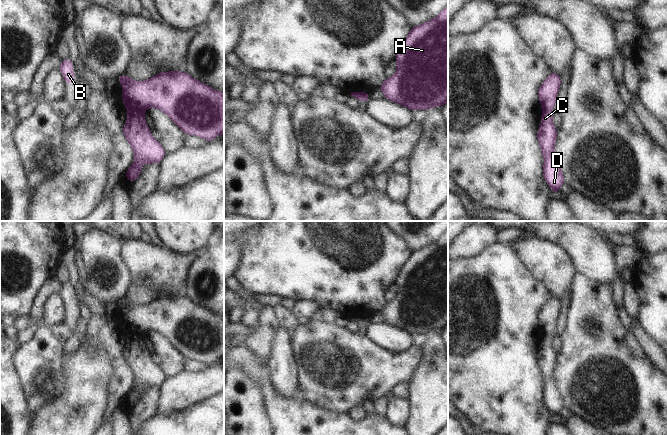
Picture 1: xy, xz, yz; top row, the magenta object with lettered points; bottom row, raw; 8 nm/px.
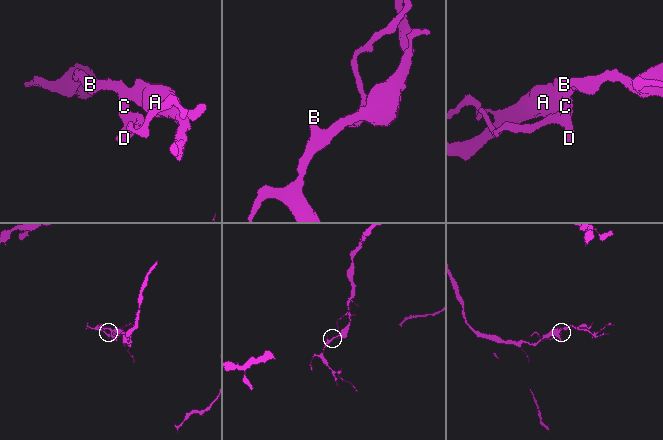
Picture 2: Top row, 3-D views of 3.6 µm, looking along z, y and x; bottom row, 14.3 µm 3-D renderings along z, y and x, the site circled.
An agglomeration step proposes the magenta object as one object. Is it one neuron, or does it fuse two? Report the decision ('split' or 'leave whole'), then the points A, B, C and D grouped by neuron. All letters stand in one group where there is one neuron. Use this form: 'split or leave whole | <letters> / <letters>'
split | A B / C D

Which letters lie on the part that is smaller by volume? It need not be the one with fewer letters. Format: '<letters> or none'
C, D

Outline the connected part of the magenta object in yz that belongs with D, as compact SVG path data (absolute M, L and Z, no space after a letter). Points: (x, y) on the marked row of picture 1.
M543 109L541 124L537 130L537 140L544 158L543 177L553 193L558 194L565 180L554 153L557 140L557 129L553 124L553 116L554 113L551 109Z

